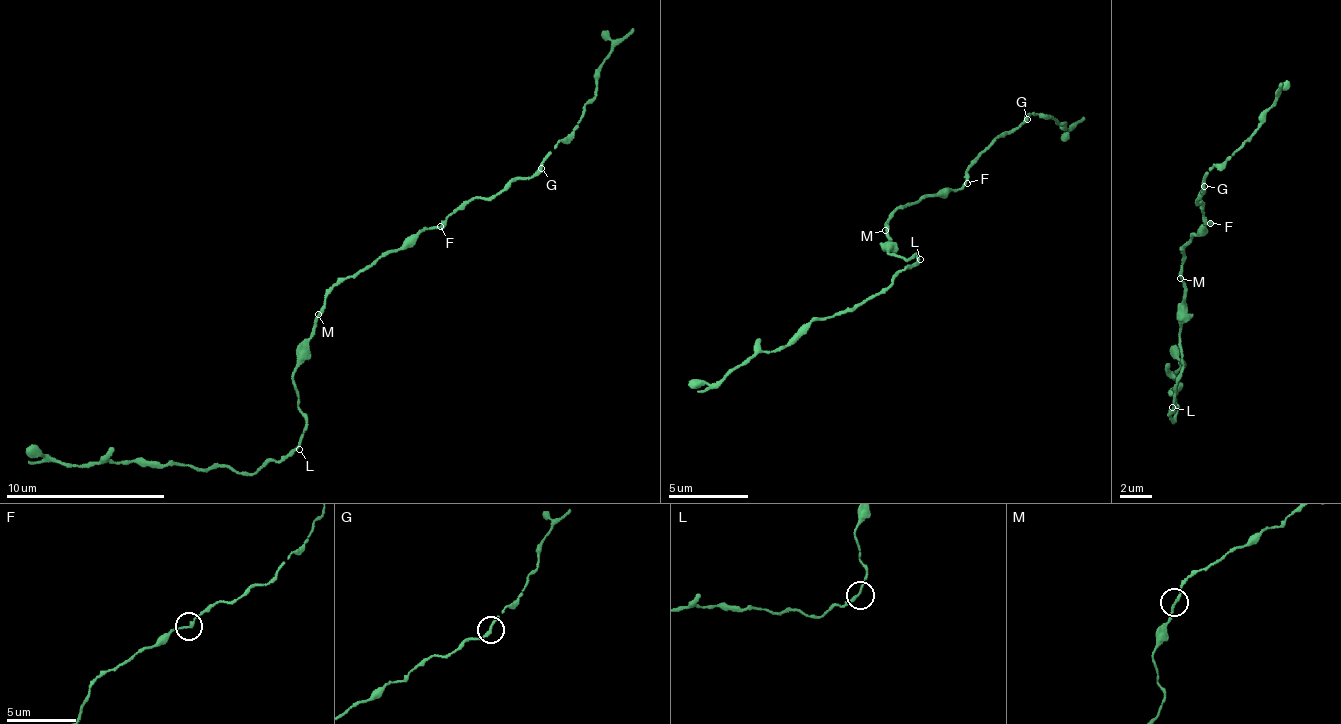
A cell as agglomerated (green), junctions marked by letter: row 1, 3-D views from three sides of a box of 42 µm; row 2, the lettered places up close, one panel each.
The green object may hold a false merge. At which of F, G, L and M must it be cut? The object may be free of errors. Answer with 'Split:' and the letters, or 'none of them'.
Split: none of them

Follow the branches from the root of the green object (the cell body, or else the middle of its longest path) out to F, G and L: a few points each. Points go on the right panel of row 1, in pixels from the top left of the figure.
F: (1182, 275), (1186, 252), (1182, 247), (1191, 244), (1193, 236), (1201, 236), (1207, 223), (1212, 226), (1210, 223)
G: (1182, 275), (1186, 252), (1182, 247), (1211, 225), (1202, 201), (1196, 201), (1205, 194), (1205, 187)
L: (1182, 275), (1184, 298), (1178, 335), (1181, 372), (1172, 407)

